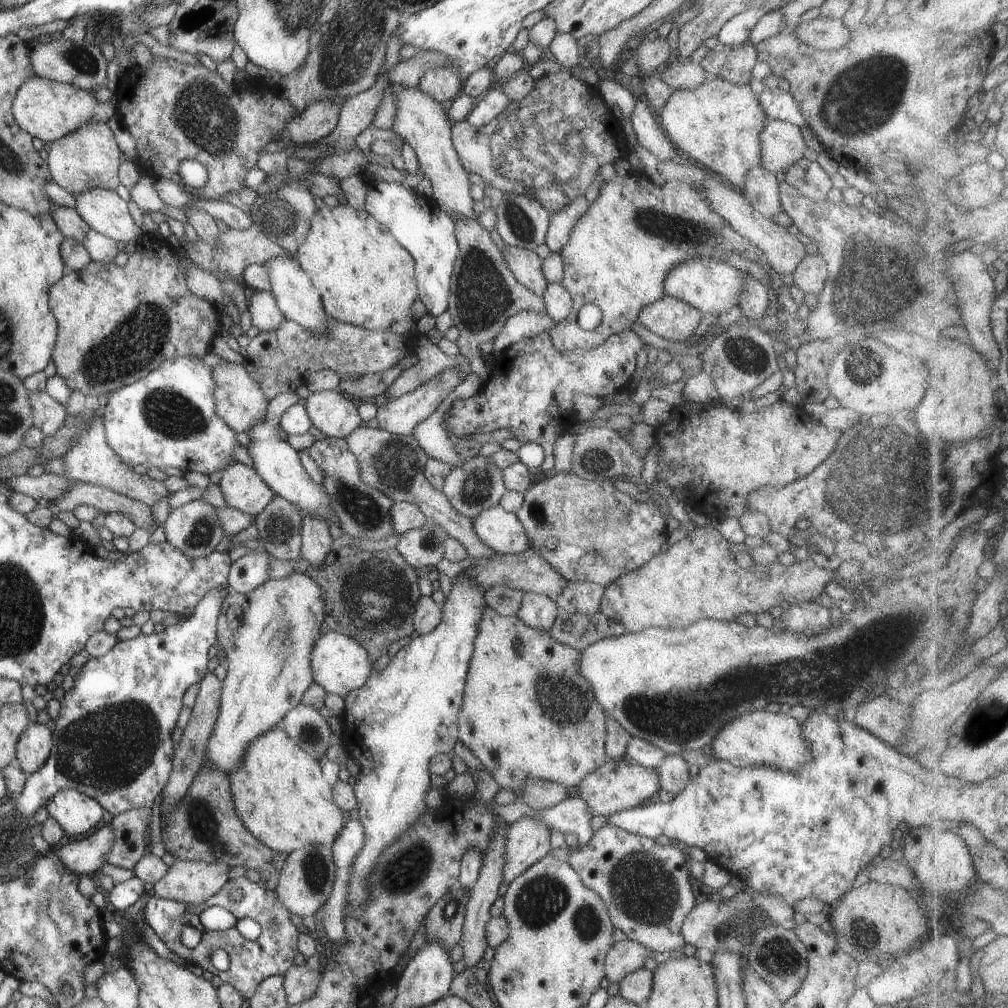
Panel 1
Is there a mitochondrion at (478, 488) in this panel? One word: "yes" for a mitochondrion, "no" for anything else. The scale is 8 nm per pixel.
yes

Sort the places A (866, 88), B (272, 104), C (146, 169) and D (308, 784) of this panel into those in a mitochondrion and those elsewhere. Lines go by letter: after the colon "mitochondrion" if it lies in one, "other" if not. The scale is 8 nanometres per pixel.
A: mitochondrion
B: other
C: other
D: other

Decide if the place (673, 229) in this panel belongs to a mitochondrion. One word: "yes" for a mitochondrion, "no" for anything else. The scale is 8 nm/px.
yes

